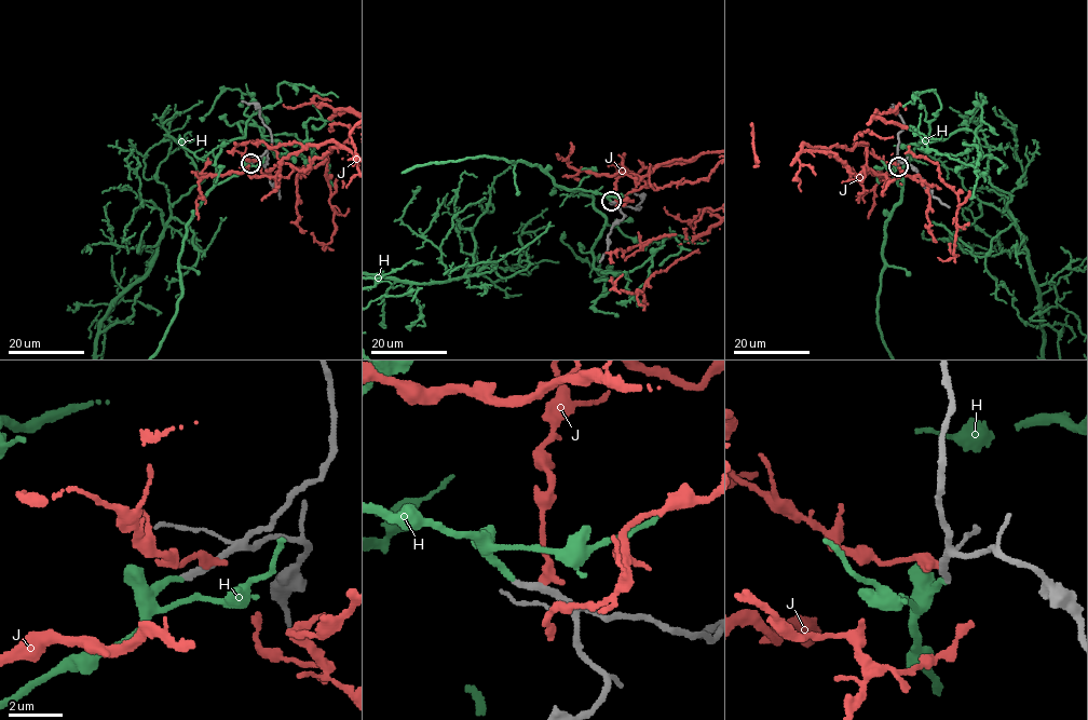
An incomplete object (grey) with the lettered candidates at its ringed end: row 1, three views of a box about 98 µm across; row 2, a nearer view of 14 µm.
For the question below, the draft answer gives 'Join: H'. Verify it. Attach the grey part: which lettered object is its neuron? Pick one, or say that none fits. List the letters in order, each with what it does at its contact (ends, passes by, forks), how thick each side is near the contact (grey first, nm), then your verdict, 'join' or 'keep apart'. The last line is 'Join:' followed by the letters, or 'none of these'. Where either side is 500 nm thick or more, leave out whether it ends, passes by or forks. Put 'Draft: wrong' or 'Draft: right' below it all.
H: it ends there; 240 nm thick on the grey side, 240 nm on the other; join
J: it ends there; 360 nm thick on the grey side, 440 nm on the other; keep apart
Join: H
Draft: right

